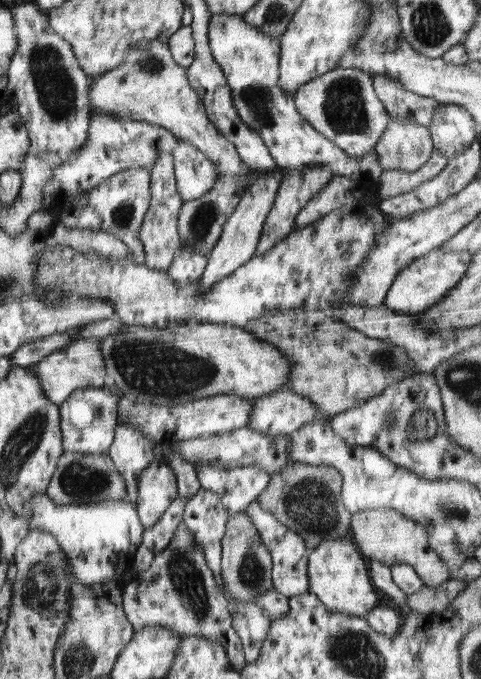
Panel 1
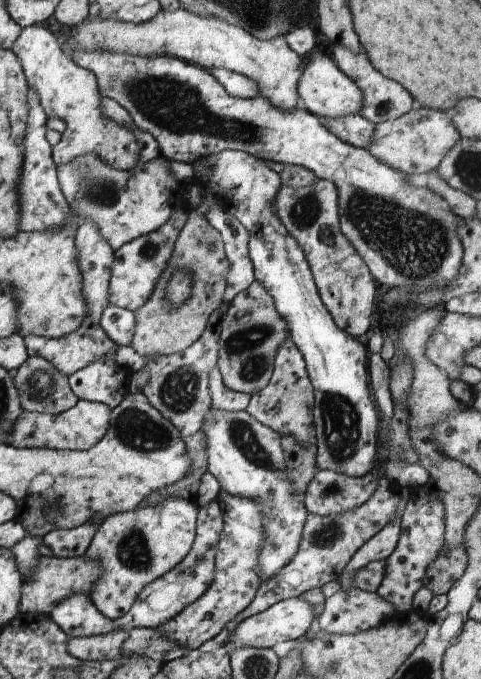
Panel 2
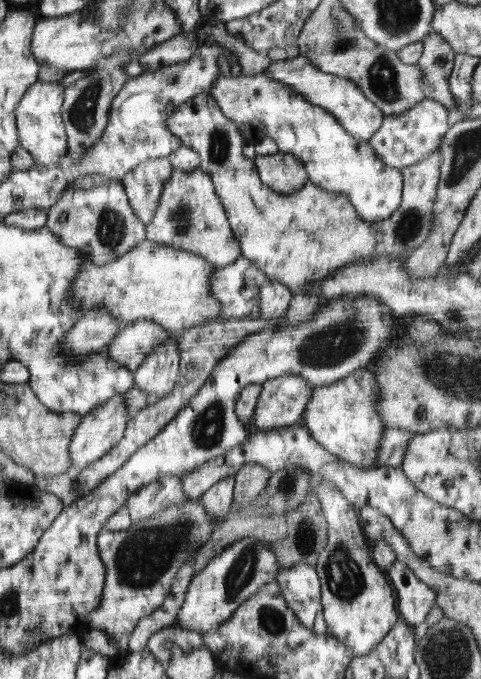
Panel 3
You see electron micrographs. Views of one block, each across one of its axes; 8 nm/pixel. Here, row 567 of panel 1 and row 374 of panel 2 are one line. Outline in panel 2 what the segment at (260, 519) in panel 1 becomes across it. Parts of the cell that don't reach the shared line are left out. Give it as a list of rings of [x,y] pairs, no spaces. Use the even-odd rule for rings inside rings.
[[[289,336],[282,342],[282,346],[276,353],[270,382],[262,390],[252,395],[247,406],[248,414],[281,436],[288,434],[288,436],[296,438],[296,442],[300,442],[302,446],[313,448],[317,442],[314,430],[314,407],[315,396],[304,357]]]

